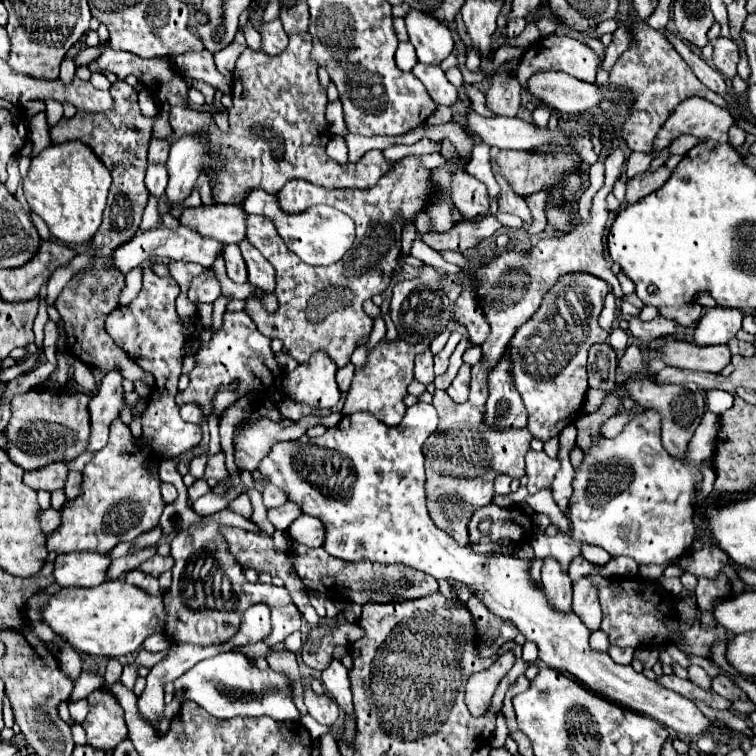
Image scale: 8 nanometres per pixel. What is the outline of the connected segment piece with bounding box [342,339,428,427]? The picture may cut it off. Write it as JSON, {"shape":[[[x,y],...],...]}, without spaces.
{"shape":[[[402,339],[396,341],[380,341],[376,347],[368,349],[366,363],[362,367],[356,367],[352,385],[346,395],[346,403],[342,413],[350,415],[356,411],[368,411],[372,413],[378,421],[382,421],[388,427],[396,427],[396,421],[402,419],[402,413],[406,411],[402,399],[406,395],[406,387],[414,379],[414,357],[424,353],[428,349],[428,343],[418,343],[410,345]]]}

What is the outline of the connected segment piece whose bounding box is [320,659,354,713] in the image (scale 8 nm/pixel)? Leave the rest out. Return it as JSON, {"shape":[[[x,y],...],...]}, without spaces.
{"shape":[[[334,659],[324,671],[322,671],[322,683],[326,687],[326,691],[330,693],[330,697],[346,711],[352,713],[354,705],[352,705],[352,691],[350,691],[350,679],[348,679],[348,671],[346,667]]]}

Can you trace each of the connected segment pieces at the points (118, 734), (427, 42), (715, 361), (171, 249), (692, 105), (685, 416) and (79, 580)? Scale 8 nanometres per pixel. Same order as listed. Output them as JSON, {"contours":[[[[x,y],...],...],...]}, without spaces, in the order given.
{"contours":[[[[96,689],[88,695],[90,713],[84,721],[84,731],[88,743],[96,749],[114,749],[120,741],[128,737],[124,723],[124,711],[116,697],[108,689]]],[[[416,9],[408,11],[404,19],[408,39],[416,49],[418,61],[424,65],[440,65],[454,47],[450,29],[438,19],[432,19]]],[[[670,339],[670,343],[660,351],[664,363],[678,369],[692,369],[704,373],[720,373],[730,363],[728,345],[712,345],[712,347],[692,347],[688,341]]],[[[158,225],[158,227],[148,229],[148,231],[138,231],[132,241],[124,243],[122,247],[118,247],[114,251],[112,267],[120,269],[122,273],[128,273],[134,267],[142,267],[146,261],[160,259],[160,257],[168,257],[168,259],[176,259],[176,261],[192,261],[192,263],[198,263],[202,267],[212,267],[218,249],[220,249],[220,243],[216,239],[202,237],[196,231],[192,231],[190,227],[180,225],[176,231],[170,231],[168,227]]],[[[700,97],[686,99],[676,107],[670,119],[658,131],[652,143],[652,157],[672,145],[680,135],[694,135],[698,139],[714,139],[720,143],[728,141],[728,129],[732,125],[732,117],[722,107],[712,105]]],[[[636,377],[628,379],[626,383],[628,395],[640,403],[644,409],[656,409],[662,415],[662,445],[668,451],[670,457],[682,459],[688,451],[688,443],[700,425],[704,413],[706,413],[706,403],[704,403],[704,393],[694,385],[694,383],[684,383],[684,385],[658,385],[654,381]]],[[[74,551],[56,557],[54,577],[62,587],[96,587],[106,581],[110,563],[110,553]]]]}

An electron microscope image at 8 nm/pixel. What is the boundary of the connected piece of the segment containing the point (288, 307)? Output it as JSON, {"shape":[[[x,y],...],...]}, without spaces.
{"shape":[[[404,157],[394,161],[392,169],[374,187],[362,191],[326,191],[304,179],[288,181],[278,193],[280,207],[286,213],[300,213],[310,205],[320,203],[336,207],[356,223],[356,241],[346,257],[342,257],[338,263],[328,267],[312,267],[292,253],[284,241],[278,241],[274,223],[268,217],[248,219],[248,241],[272,263],[278,277],[276,295],[280,307],[274,315],[266,313],[260,301],[246,301],[248,313],[256,321],[258,331],[270,339],[280,339],[284,343],[284,351],[290,353],[298,363],[308,361],[314,351],[324,349],[338,367],[344,367],[356,349],[356,341],[372,331],[372,319],[364,313],[362,303],[388,289],[398,267],[404,223],[414,223],[416,215],[424,211],[426,203],[430,203],[430,189],[434,187],[428,177],[430,169],[424,167],[416,157]]]}

